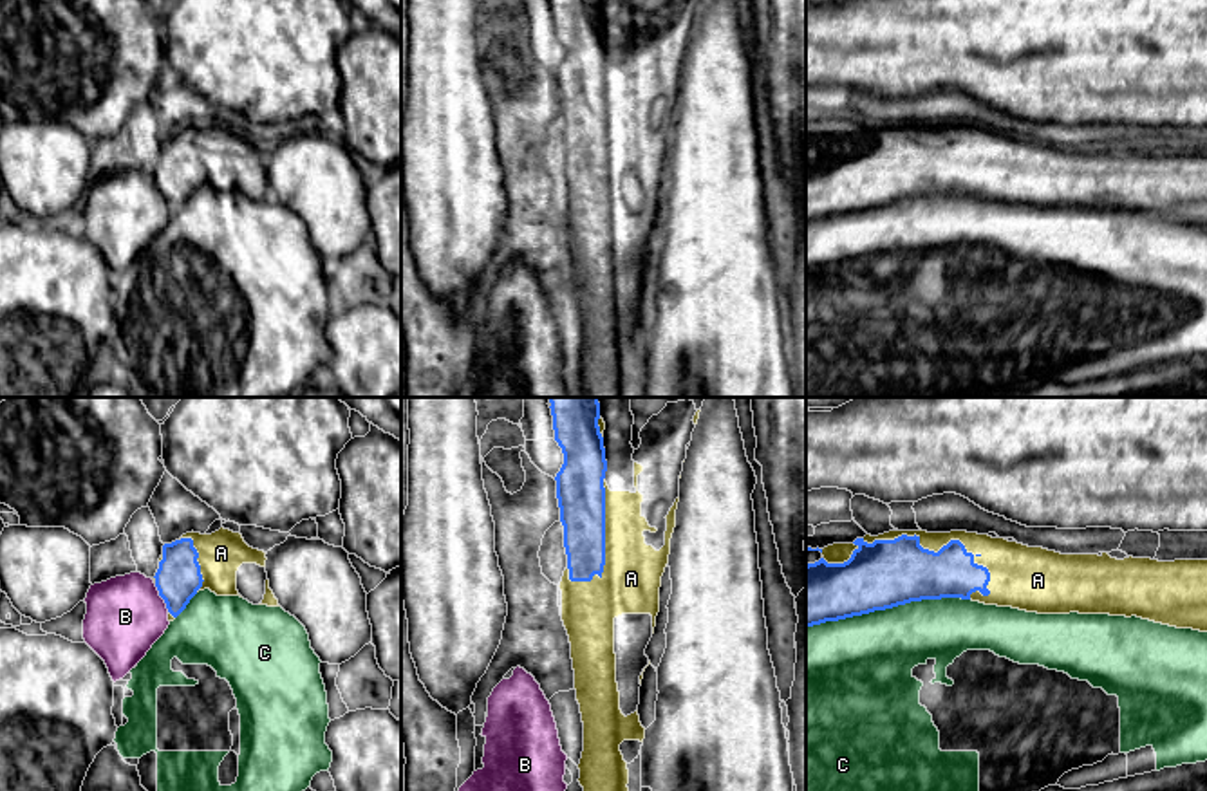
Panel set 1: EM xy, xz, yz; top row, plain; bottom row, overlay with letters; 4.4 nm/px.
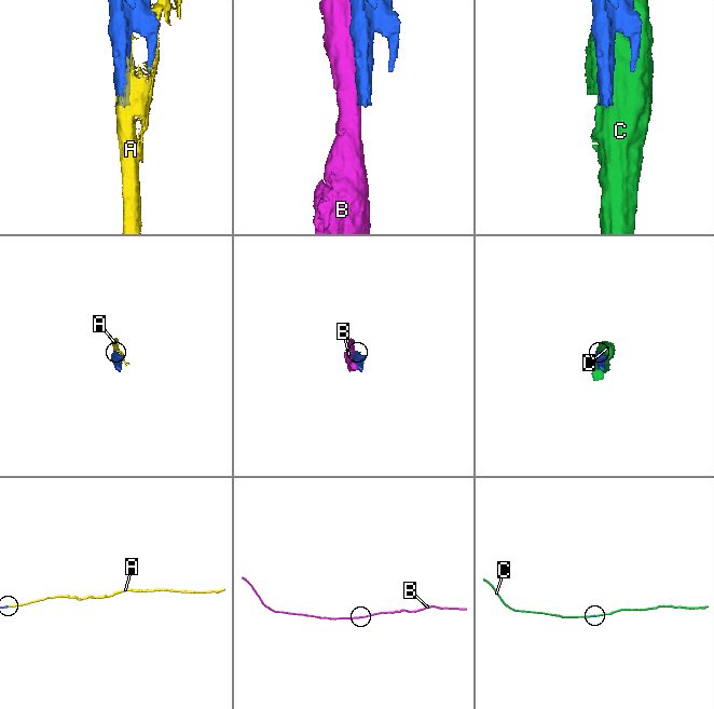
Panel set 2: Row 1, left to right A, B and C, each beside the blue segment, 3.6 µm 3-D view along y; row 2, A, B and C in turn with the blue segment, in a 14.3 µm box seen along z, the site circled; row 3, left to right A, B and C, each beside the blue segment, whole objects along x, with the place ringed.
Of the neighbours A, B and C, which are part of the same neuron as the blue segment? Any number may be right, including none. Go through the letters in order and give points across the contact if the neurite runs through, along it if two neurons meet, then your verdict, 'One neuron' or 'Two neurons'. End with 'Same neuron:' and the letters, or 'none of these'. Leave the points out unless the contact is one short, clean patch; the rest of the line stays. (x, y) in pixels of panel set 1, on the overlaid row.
A: One neuron
B: Two neurons
C: Two neurons
Same neuron: A

